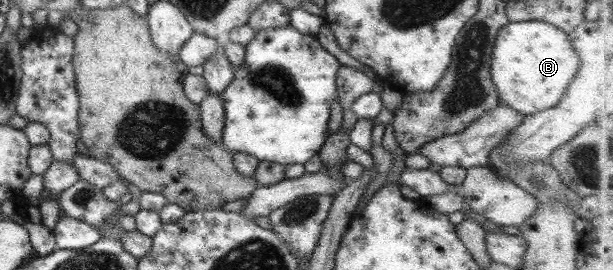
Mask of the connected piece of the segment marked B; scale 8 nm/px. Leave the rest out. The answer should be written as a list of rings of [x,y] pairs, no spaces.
[[[509,22],[498,30],[490,54],[490,79],[498,95],[498,104],[508,105],[524,116],[552,108],[566,92],[569,82],[578,70],[579,60],[570,45],[567,34],[546,22]]]

